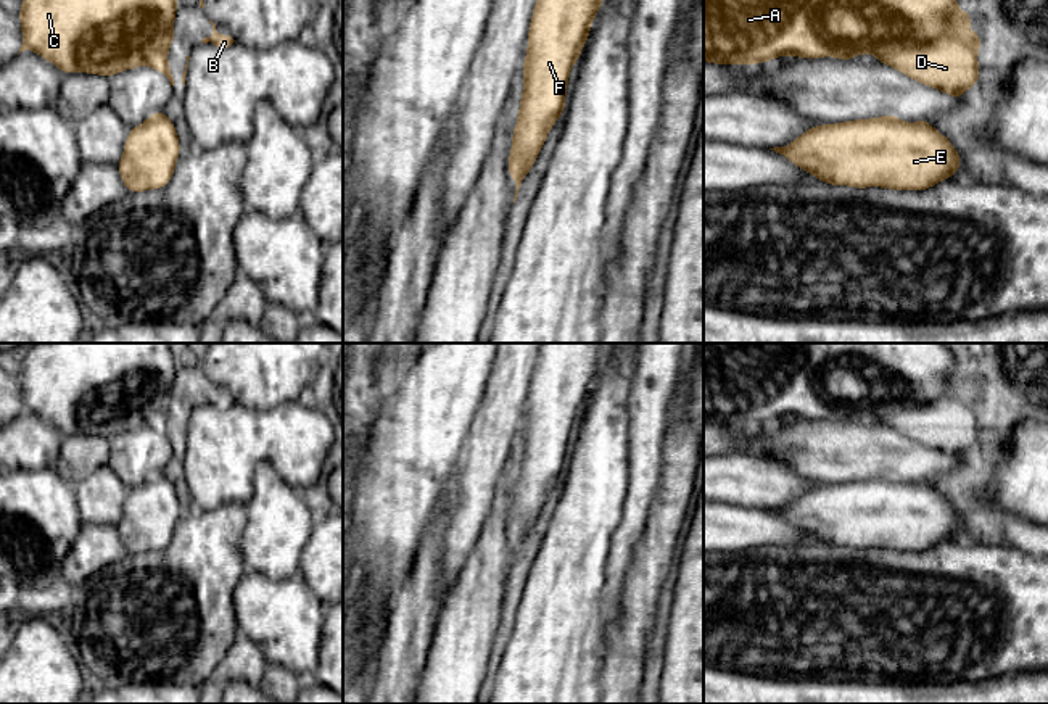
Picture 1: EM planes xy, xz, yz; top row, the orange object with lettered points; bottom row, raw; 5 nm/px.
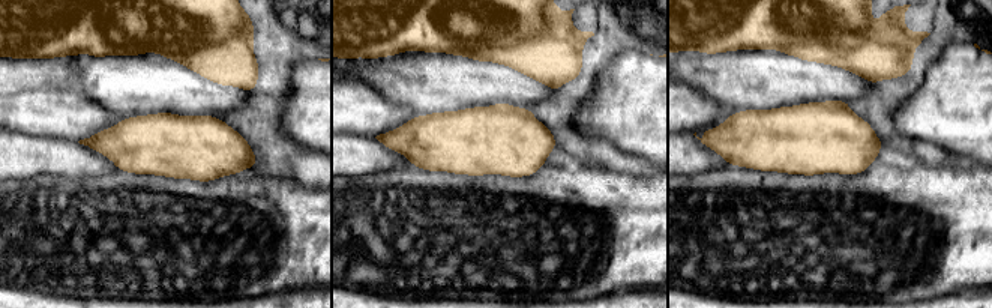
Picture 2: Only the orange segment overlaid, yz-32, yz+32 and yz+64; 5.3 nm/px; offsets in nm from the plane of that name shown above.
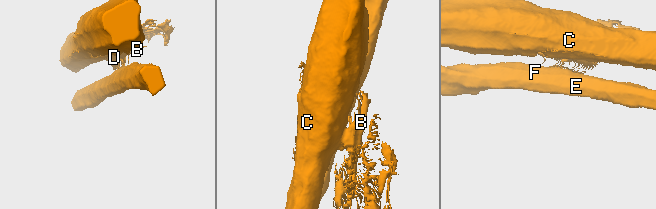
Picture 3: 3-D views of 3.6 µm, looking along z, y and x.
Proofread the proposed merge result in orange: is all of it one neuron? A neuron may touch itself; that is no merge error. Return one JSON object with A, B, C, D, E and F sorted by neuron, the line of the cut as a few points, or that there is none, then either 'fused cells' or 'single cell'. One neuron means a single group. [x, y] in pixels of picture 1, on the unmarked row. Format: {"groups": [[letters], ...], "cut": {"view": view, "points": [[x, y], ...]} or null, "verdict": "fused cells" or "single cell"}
{"groups": [["A", "B", "C", "D"], ["E", "F"]], "cut": {"view": "xy", "points": [[163, 474], [150, 479]]}, "verdict": "fused cells"}

